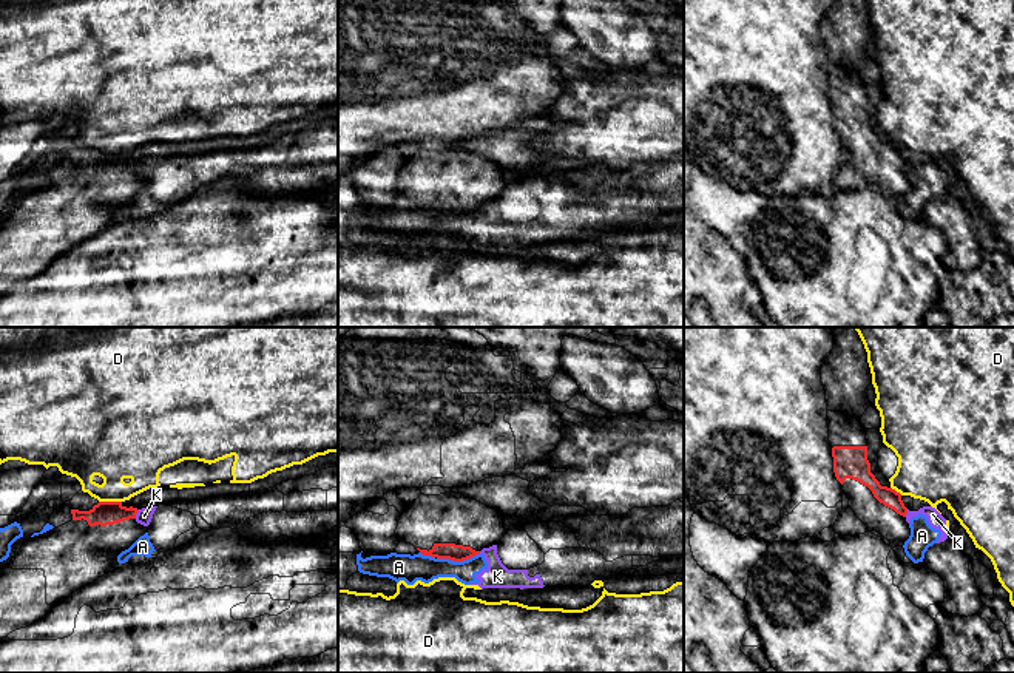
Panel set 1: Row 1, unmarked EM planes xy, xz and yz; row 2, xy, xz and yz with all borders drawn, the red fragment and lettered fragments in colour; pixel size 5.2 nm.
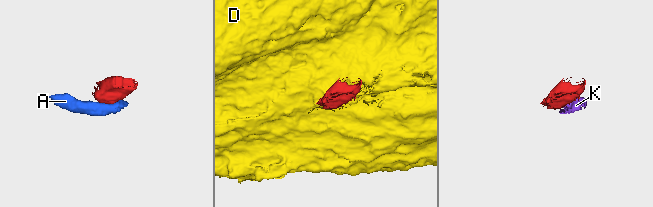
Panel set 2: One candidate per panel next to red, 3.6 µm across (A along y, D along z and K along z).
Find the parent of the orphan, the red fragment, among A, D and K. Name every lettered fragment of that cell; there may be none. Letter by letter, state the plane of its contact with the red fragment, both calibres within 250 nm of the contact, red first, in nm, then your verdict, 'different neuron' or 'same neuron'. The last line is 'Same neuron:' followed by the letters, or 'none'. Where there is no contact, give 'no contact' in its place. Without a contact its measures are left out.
A: contact in xz; calibres 90 and 140 nm; different neuron
D: contact in xy; calibres 130 and 280 nm; different neuron
K: contact in xy; calibres 130 and 90 nm; different neuron
Same neuron: none

